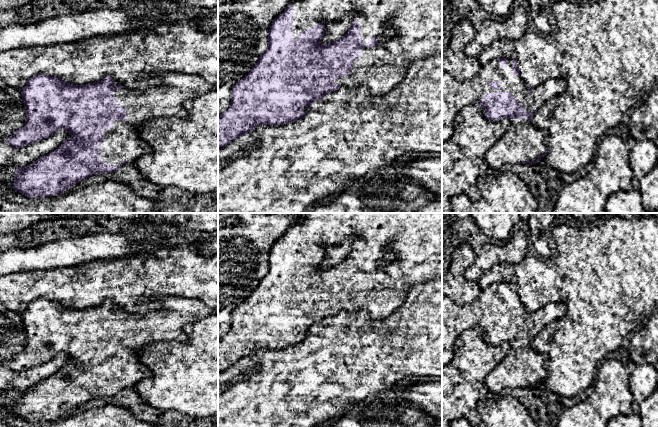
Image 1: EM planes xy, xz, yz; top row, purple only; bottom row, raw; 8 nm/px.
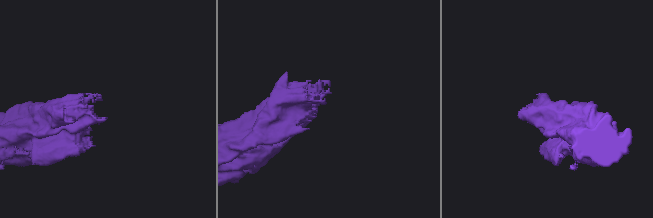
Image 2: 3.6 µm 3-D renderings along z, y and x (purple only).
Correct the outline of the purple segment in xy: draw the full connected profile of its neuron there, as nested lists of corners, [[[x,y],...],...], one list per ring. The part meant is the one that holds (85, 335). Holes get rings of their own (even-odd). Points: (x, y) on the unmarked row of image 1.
[[[178,296],[161,299],[146,309],[144,314],[116,309],[112,301],[84,309],[70,308],[44,297],[31,301],[21,313],[22,326],[27,338],[25,349],[7,361],[7,367],[15,372],[26,371],[52,360],[60,353],[66,353],[73,362],[67,362],[56,374],[34,385],[30,391],[17,391],[13,413],[29,422],[56,420],[91,399],[111,397],[125,388],[134,388],[143,379],[152,377],[151,370],[140,358],[140,351],[144,346],[163,341],[185,343],[187,336],[183,330],[184,325],[200,321],[212,313],[213,310],[201,300]]]

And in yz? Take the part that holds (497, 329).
[[[495,282],[470,304],[458,305],[450,297],[442,296],[442,365],[448,364],[454,357],[454,342],[461,333],[469,328],[478,327],[488,344],[510,343],[510,350],[504,360],[491,371],[485,386],[490,395],[499,396],[515,388],[533,389],[546,379],[545,356],[536,352],[531,343],[535,336],[548,324],[560,320],[566,314],[563,303],[548,303],[535,313],[527,313],[520,301],[517,285],[512,282]]]

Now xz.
[[[305,213],[304,218],[290,227],[285,235],[273,244],[268,256],[268,271],[258,281],[258,285],[251,295],[232,311],[232,323],[228,333],[218,340],[218,373],[243,359],[251,357],[258,349],[279,350],[302,343],[311,329],[322,324],[326,318],[338,314],[341,310],[354,312],[367,310],[372,319],[383,319],[403,305],[409,293],[418,284],[428,282],[432,278],[442,277],[442,213]],[[348,236],[354,236],[355,241],[348,256],[335,265],[322,268],[321,263],[325,259],[325,247],[341,244]],[[391,246],[396,254],[396,259],[384,265],[378,265],[381,261],[384,249]]]

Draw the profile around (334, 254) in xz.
[[[348,236],[341,244],[326,246],[321,268],[328,268],[343,261],[350,253],[354,241],[354,236]]]

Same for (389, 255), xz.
[[[389,245],[384,249],[382,259],[377,264],[378,265],[384,265],[384,264],[387,264],[387,263],[394,261],[395,259],[396,259],[396,254],[393,251],[392,246]]]

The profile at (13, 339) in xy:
[[[0,302],[0,389],[23,391],[56,374],[67,362],[73,363],[66,353],[26,371],[15,372],[6,365],[26,346],[26,333],[22,316],[7,309]]]

